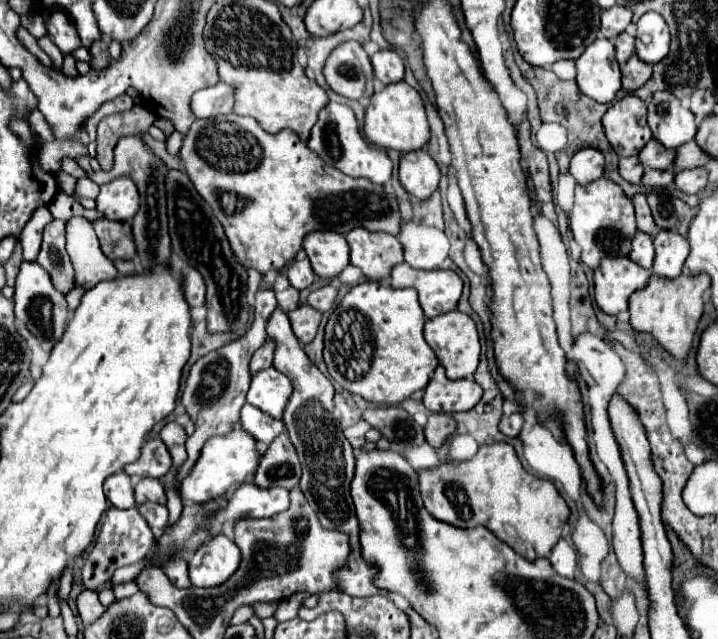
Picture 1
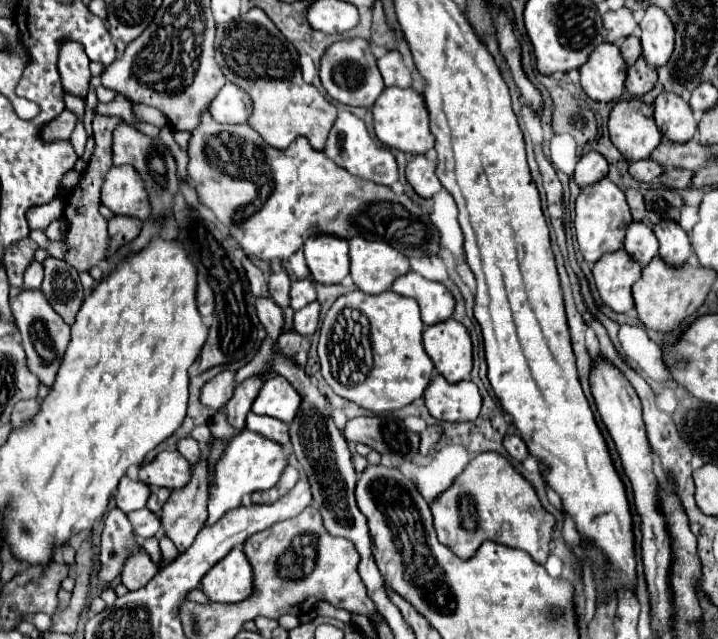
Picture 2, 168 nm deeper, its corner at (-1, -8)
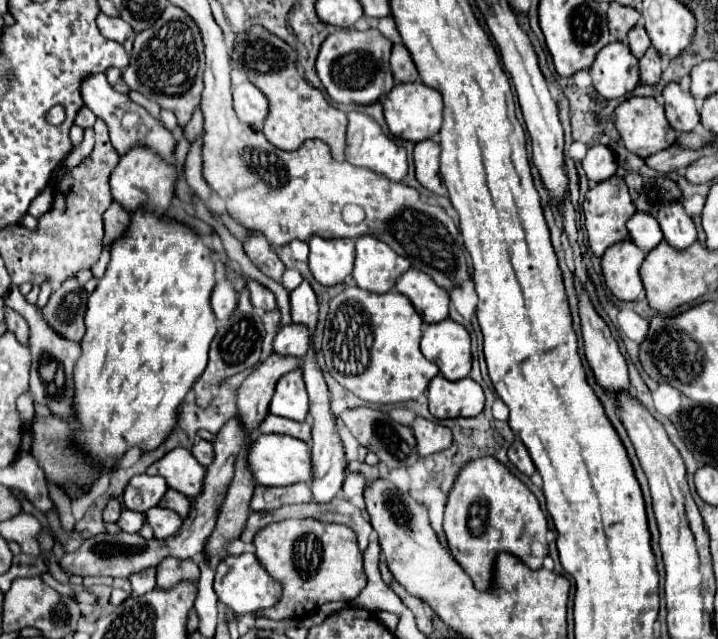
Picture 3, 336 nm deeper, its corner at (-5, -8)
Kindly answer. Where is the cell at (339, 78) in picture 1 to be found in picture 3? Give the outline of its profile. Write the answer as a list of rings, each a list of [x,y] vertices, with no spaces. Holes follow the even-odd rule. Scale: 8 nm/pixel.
[[[337,29],[331,33],[319,51],[317,57],[317,75],[337,103],[359,103],[367,105],[377,101],[385,93],[385,75],[389,69],[389,55],[393,43],[383,37],[377,29]]]

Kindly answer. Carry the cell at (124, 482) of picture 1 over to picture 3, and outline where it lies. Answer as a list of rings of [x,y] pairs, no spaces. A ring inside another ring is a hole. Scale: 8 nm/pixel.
[[[147,473],[135,475],[123,493],[123,503],[127,509],[145,513],[147,509],[155,507],[161,501],[165,491],[167,483],[163,477],[151,477]]]

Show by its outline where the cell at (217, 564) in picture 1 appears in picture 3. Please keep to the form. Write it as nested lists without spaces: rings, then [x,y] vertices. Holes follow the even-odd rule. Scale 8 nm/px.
[[[241,553],[241,555],[231,555],[217,565],[215,593],[221,603],[229,605],[237,615],[241,615],[241,613],[257,613],[273,607],[281,597],[281,585],[279,581],[271,579],[271,575],[263,569],[263,565],[253,553]]]

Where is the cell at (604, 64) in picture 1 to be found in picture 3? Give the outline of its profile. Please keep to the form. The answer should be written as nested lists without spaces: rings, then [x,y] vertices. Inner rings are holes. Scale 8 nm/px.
[[[625,43],[605,45],[589,69],[593,87],[605,99],[625,97],[639,83],[639,59]]]

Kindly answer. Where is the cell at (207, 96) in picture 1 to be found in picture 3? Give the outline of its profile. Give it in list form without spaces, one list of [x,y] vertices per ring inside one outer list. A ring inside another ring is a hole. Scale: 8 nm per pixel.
[[[241,83],[233,91],[233,107],[241,121],[249,125],[261,125],[269,113],[269,101],[267,97],[253,85],[253,83]]]

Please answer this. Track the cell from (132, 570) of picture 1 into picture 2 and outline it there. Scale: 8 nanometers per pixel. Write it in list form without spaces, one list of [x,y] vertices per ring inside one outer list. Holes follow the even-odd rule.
[[[155,537],[155,539],[145,539],[145,541],[143,541],[143,549],[149,553],[149,557],[153,559],[153,563],[155,563],[155,565],[159,565],[159,567],[161,567],[161,565],[165,565],[165,563],[163,563],[163,559],[161,559],[159,539],[157,539],[157,537]]]

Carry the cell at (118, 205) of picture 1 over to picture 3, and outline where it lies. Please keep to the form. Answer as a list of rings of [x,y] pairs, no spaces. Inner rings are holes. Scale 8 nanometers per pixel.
[[[137,145],[129,149],[119,165],[111,173],[111,195],[117,203],[121,203],[131,213],[139,207],[165,211],[171,205],[171,199],[175,195],[175,181],[177,181],[177,167],[173,163],[163,161],[151,147]]]

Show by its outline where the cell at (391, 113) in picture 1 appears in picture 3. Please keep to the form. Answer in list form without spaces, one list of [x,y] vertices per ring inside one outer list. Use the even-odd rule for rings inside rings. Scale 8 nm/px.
[[[421,81],[397,83],[387,93],[387,97],[383,101],[383,113],[385,113],[385,121],[387,121],[389,131],[397,139],[419,143],[423,139],[431,139],[435,133],[439,133],[441,121],[443,121],[443,101],[441,101],[439,91],[427,87]]]

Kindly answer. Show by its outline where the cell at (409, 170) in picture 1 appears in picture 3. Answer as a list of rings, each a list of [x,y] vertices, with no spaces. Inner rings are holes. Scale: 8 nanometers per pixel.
[[[425,139],[415,145],[415,175],[417,181],[435,195],[445,195],[447,187],[439,175],[439,153],[441,147],[435,139]]]

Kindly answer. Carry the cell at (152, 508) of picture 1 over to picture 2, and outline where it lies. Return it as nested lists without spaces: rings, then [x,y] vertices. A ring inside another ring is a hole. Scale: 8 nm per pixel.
[[[145,507],[139,509],[139,511],[133,511],[131,515],[127,515],[131,525],[135,527],[135,533],[139,535],[139,539],[149,539],[149,537],[155,537],[157,531],[161,529],[161,519],[153,513],[153,511],[147,511]]]

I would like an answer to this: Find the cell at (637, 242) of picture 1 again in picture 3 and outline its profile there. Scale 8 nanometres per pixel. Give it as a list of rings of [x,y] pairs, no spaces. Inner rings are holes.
[[[645,211],[633,213],[633,217],[627,221],[627,229],[629,229],[629,239],[637,243],[637,247],[643,253],[651,251],[653,247],[657,247],[659,241],[663,241],[661,227],[651,213]]]

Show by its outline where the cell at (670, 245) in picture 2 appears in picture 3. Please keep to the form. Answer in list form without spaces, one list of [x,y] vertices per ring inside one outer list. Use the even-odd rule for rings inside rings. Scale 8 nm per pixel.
[[[675,199],[667,205],[659,207],[657,221],[665,235],[665,241],[675,249],[687,249],[691,243],[697,241],[697,229],[693,219],[687,215],[683,201]]]

